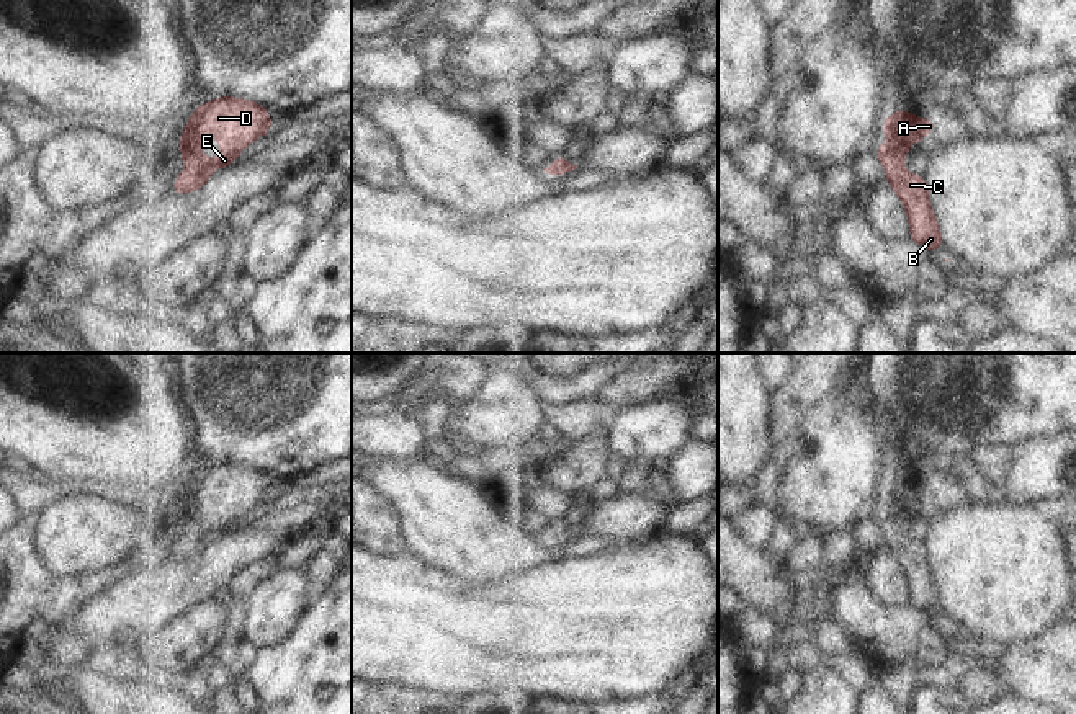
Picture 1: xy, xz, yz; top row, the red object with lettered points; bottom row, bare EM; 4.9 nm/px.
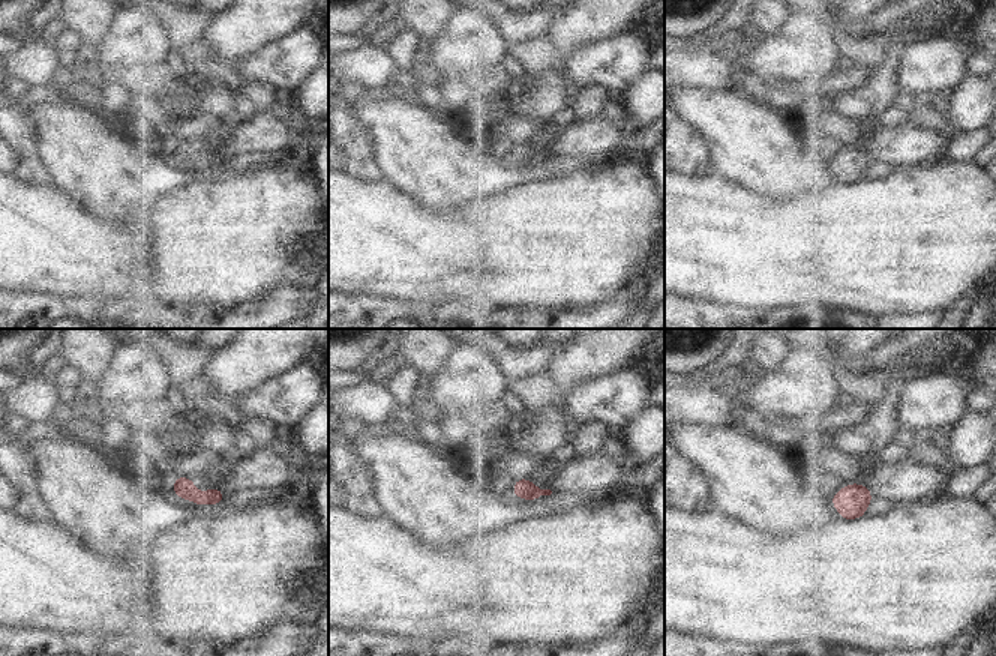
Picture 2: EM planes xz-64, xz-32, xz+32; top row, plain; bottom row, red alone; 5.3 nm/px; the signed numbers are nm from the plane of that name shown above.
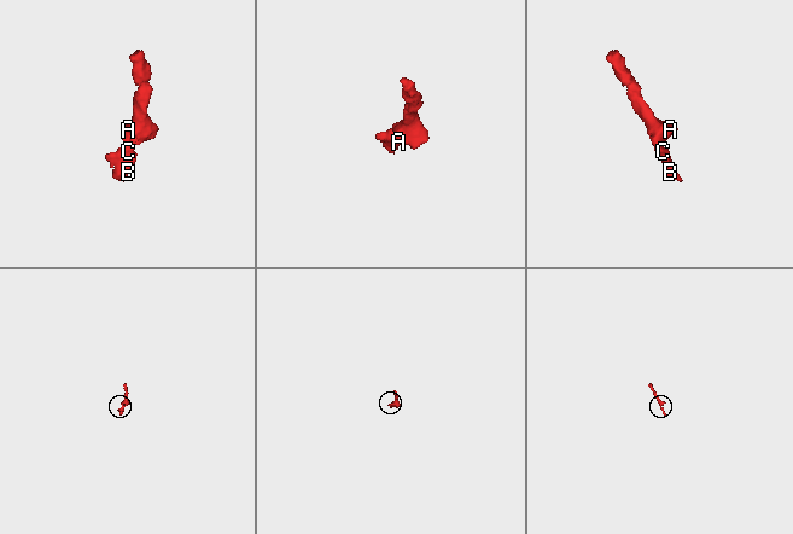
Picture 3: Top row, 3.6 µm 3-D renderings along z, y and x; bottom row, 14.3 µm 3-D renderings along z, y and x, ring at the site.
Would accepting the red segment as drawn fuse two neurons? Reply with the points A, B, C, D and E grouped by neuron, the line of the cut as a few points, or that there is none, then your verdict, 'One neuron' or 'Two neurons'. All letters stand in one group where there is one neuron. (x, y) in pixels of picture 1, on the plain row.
Groups: A B C D E. No split. One neuron.

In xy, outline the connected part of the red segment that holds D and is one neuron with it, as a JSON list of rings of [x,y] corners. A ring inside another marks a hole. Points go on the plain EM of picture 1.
[[[222,462],[198,471],[180,502],[182,526],[188,536],[175,544],[170,560],[191,559],[204,552],[214,534],[227,534],[242,515],[270,495],[270,477],[252,466]],[[209,502],[217,503],[221,510],[216,528],[201,518],[201,508]]]

